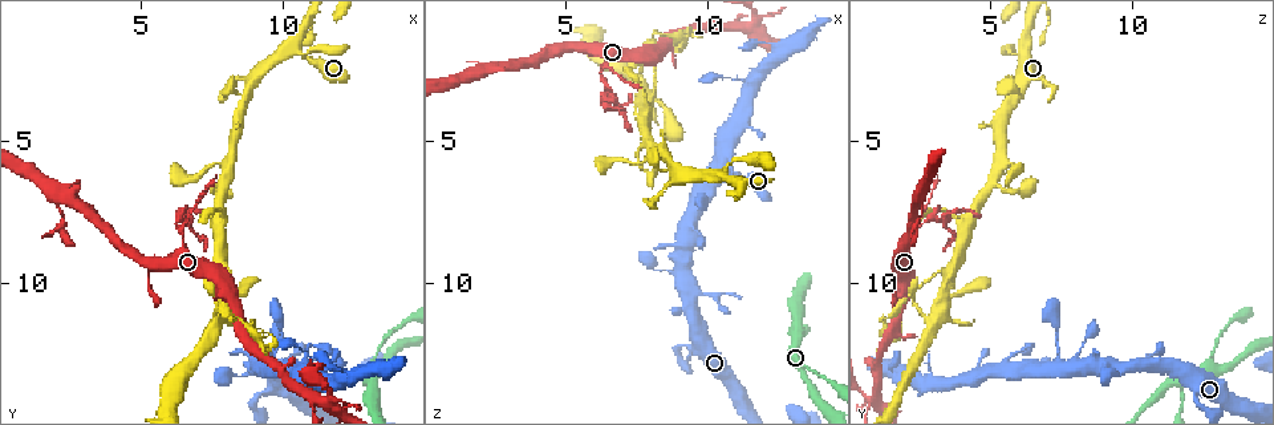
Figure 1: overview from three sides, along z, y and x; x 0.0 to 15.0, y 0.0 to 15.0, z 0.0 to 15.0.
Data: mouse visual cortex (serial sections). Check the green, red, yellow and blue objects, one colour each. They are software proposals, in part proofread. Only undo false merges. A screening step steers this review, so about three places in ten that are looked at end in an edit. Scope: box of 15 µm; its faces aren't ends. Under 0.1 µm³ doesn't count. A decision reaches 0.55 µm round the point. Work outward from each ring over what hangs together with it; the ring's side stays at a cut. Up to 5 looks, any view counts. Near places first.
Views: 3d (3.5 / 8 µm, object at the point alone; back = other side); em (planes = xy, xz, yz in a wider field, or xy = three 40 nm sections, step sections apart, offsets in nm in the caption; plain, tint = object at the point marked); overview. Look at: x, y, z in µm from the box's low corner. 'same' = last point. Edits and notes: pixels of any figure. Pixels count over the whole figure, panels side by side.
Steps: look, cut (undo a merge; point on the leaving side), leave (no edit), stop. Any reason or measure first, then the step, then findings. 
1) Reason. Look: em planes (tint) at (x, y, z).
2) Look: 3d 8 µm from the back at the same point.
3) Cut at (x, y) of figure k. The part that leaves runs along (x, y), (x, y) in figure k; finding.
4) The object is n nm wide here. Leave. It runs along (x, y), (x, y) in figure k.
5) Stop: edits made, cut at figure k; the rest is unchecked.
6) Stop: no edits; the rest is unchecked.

Small branch off a trunk. Look: 3d 3.5 µm at (7.9, 9.6, 3.5).

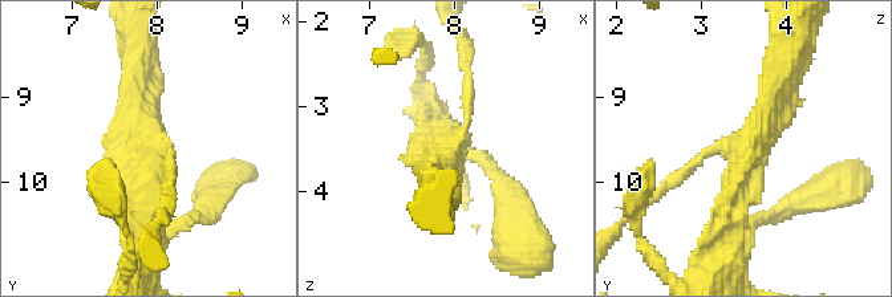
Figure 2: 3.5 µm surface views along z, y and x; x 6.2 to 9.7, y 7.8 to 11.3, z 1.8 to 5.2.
Look: em xy step 1 (tint) at (7.80, 9.60, 3.55).

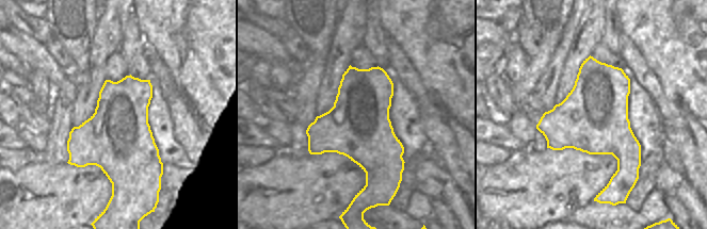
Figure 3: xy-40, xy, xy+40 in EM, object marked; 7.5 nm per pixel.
The arms are 150, 300, 350 nm wide. Leave. All the same cell.

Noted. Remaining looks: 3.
Look: 3d 3.5 µm at (8.3, 11.3, 1.2).

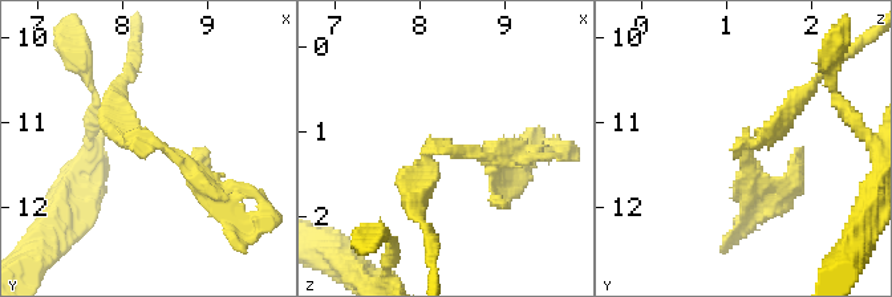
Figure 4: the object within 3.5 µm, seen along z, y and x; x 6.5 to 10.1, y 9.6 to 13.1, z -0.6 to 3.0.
Need the tissue. Look: em planes (tint) at (8.35, 11.20, 1.20).

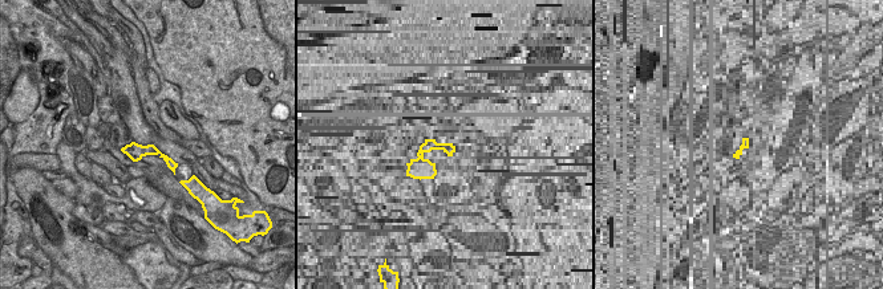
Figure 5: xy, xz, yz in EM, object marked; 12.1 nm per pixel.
The arms are 250, 250 nm wide. Leave. It runs along (118, 104), (215, 202) in figure 4; continuous, no second cell.

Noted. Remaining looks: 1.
Stop: no edits; the rest is unchecked.

